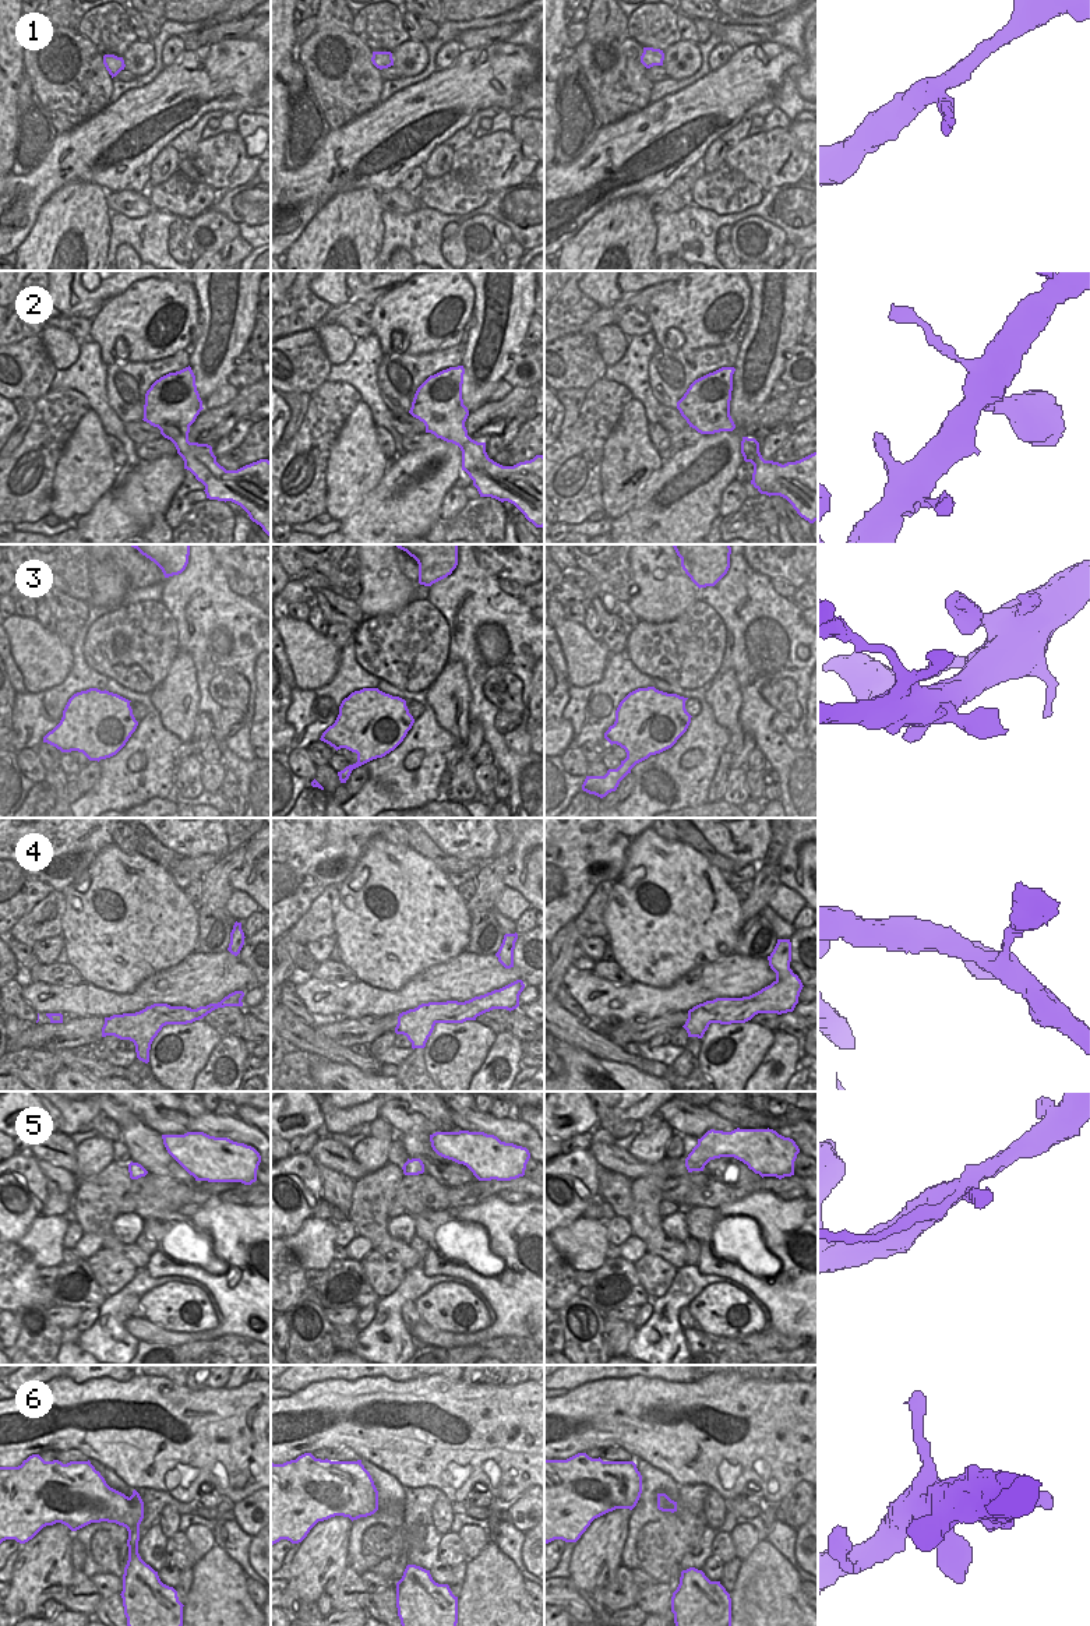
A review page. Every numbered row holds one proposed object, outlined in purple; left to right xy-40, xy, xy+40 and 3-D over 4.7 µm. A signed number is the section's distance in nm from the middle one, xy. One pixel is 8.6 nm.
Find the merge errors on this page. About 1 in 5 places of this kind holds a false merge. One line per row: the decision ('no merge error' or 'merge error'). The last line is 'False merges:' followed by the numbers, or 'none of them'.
1: no merge error
2: no merge error
3: no merge error
4: no merge error
5: merge error
6: no merge error
False merges: 5

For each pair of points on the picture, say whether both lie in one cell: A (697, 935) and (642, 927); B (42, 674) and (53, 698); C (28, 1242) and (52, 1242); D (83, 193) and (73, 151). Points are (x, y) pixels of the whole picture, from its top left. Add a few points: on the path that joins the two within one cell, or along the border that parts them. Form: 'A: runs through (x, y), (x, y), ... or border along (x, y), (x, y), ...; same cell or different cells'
A: runs through (683, 928), (656, 928); same cell
B: border along (73, 666), (59, 684), (36, 692), (27, 692); different cells
C: runs through (34, 1242), (46, 1242); same cell
D: border along (108, 191), (94, 183), (69, 183), (50, 196); different cells

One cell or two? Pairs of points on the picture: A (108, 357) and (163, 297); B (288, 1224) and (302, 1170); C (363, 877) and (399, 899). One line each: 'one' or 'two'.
A: one
B: one
C: one

